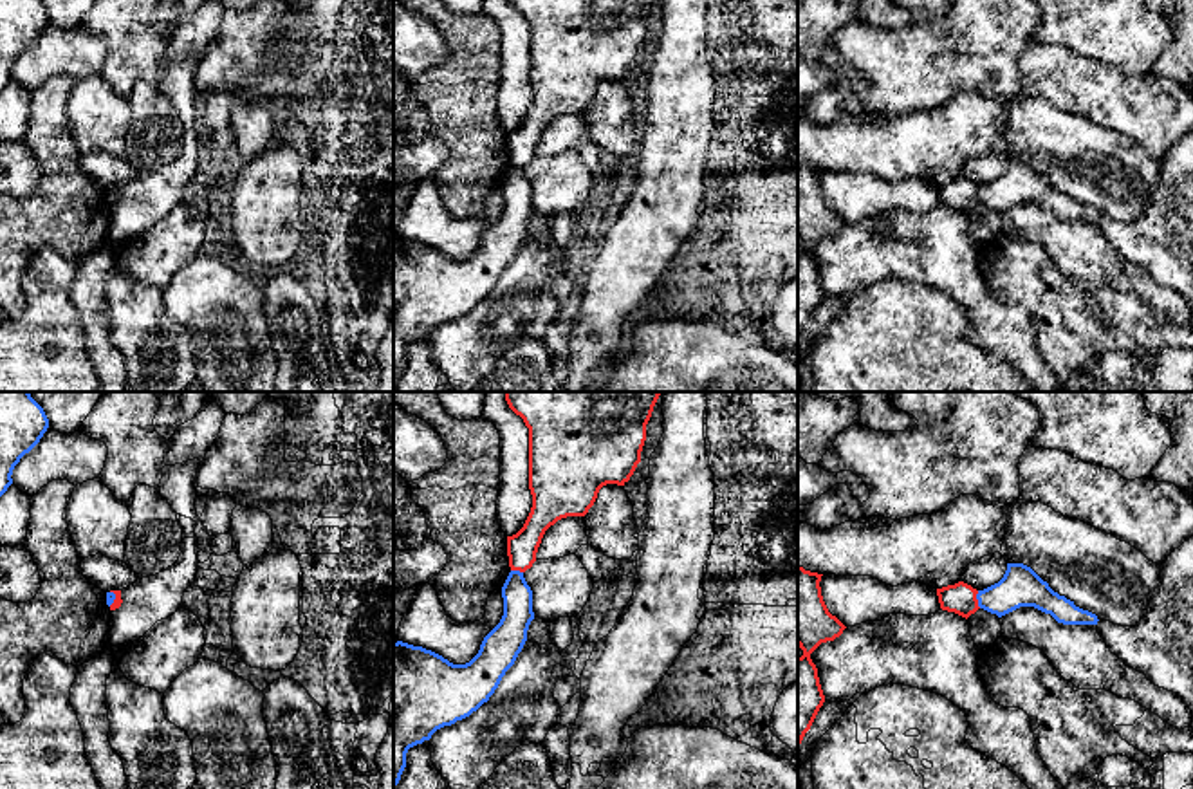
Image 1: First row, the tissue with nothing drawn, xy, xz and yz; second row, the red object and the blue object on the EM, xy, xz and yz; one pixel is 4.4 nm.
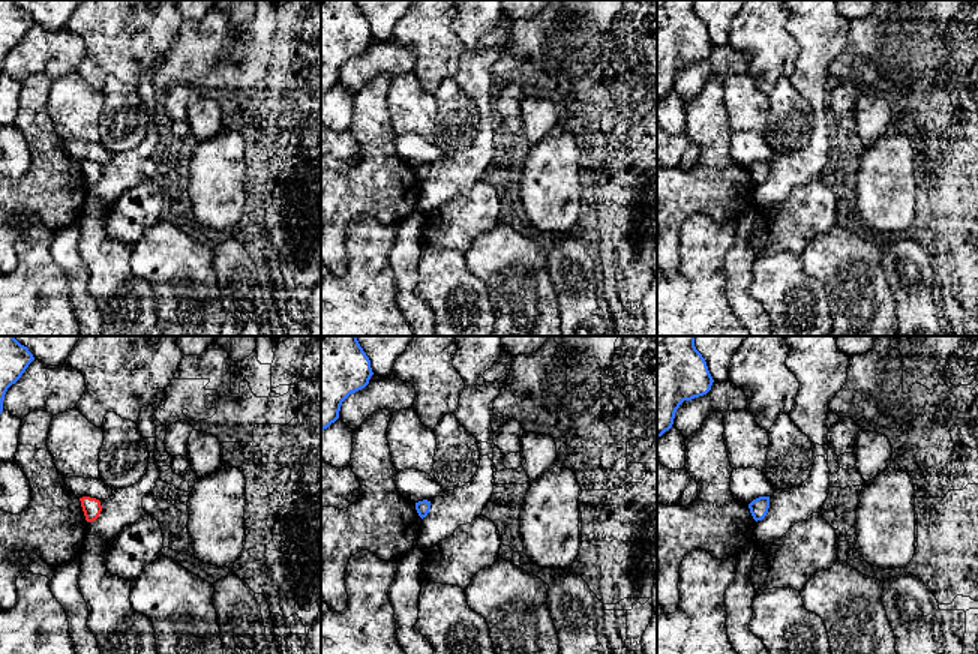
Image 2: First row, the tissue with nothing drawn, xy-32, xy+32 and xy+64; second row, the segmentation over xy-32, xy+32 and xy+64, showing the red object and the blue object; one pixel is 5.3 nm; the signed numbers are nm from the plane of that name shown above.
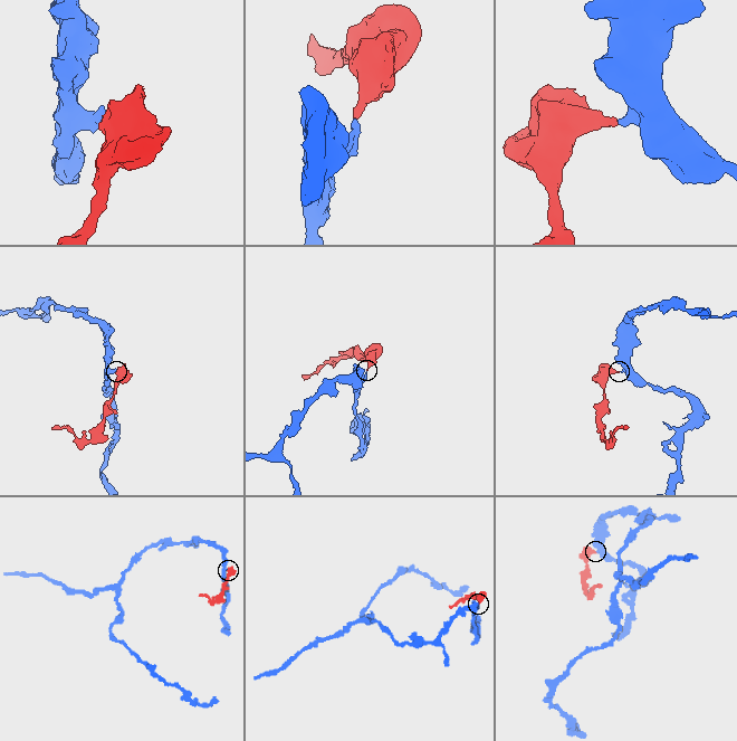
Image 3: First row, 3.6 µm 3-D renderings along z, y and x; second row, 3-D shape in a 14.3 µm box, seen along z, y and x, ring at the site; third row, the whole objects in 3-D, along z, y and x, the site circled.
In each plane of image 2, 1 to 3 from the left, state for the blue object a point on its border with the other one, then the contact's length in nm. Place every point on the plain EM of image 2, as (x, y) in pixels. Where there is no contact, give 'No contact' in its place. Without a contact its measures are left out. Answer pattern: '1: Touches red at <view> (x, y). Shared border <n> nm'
1: No contact
2: No contact
3: No contact

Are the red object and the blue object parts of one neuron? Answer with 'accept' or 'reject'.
reject

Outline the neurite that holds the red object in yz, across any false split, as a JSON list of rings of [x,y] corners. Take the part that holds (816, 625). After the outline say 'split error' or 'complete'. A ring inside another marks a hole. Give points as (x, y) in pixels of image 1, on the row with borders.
[[[798,565],[798,646],[803,650],[798,657],[798,747],[825,702],[810,654],[846,628],[823,601],[821,576]]]; complete

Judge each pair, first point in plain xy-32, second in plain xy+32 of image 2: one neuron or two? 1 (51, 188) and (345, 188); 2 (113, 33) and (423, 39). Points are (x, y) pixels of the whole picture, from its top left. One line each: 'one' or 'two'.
1: one
2: one

